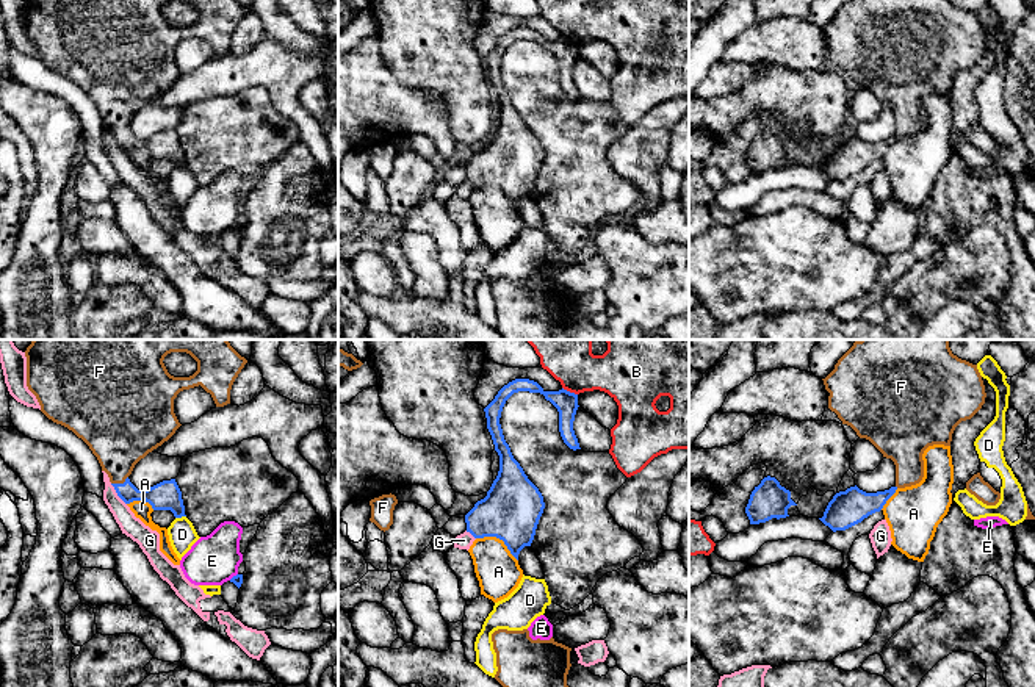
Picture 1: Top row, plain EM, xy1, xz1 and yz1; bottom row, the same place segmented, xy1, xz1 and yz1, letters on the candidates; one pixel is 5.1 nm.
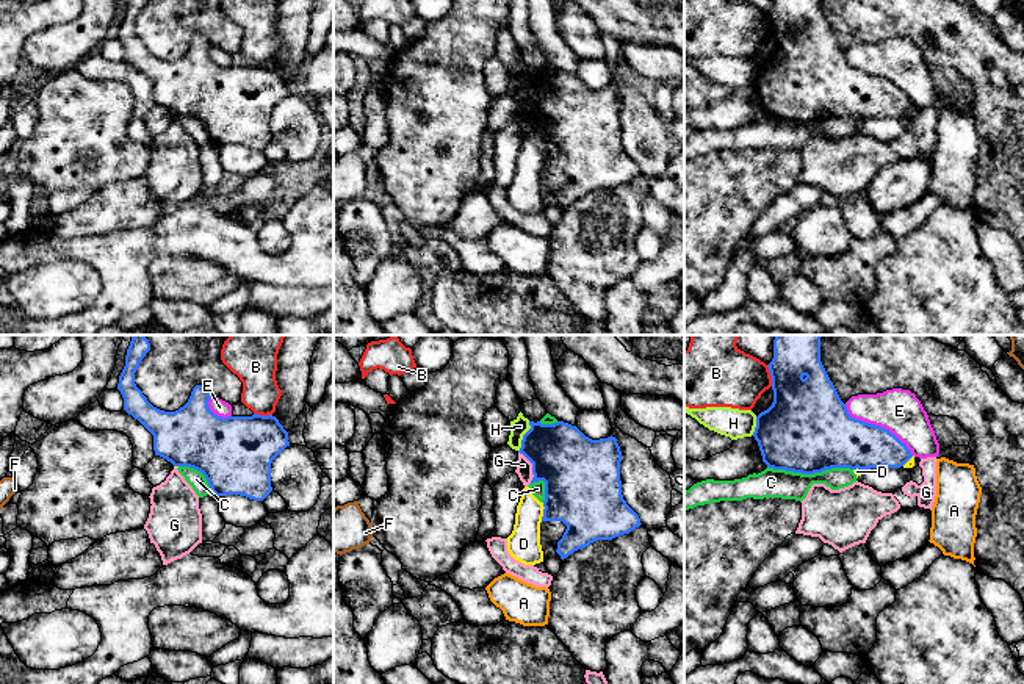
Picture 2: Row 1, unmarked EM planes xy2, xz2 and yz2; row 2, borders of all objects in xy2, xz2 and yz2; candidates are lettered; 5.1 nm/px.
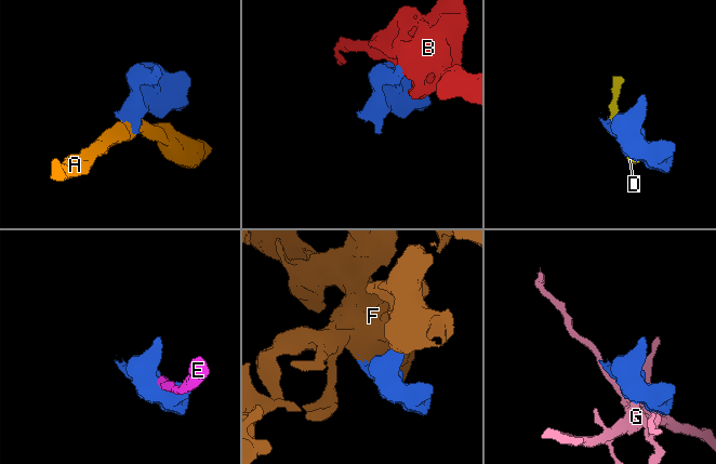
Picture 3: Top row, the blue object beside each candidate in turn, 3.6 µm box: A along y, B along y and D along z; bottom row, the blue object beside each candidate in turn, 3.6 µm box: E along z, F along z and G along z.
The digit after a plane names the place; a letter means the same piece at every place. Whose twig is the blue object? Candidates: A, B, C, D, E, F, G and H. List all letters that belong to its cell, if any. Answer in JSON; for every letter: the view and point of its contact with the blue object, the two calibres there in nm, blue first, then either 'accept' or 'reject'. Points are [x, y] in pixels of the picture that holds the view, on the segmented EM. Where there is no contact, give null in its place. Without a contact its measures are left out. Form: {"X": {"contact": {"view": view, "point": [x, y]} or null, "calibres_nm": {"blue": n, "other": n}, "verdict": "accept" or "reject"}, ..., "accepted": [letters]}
{"A": {"contact": {"view": "xz1", "point": [500, 539]}, "calibres_nm": {"blue": 300, "other": 220}, "verdict": "reject"}, "B": {"contact": {"view": "yz2", "point": [771, 376]}, "calibres_nm": {"blue": 340, "other": 320}, "verdict": "reject"}, "C": {"contact": {"view": "yz2", "point": [810, 473]}, "calibres_nm": {"blue": 440, "other": 150}, "verdict": "reject"}, "D": {"contact": {"view": "xz2", "point": [544, 512]}, "calibres_nm": {"blue": 400, "other": 170}, "verdict": "reject"}, "E": {"contact": {"view": "yz2", "point": [877, 426]}, "calibres_nm": {"blue": 300, "other": 220}, "verdict": "reject"}, "F": {"contact": {"view": "xy1", "point": [119, 484]}, "calibres_nm": {"blue": 150, "other": 320}, "verdict": "accept"}, "G": {"contact": {"view": "xz2", "point": [533, 467]}, "calibres_nm": {"blue": 380, "other": 80}, "verdict": "reject"}, "H": {"contact": {"view": "xz2", "point": [523, 437]}, "calibres_nm": {"blue": 320, "other": 90}, "verdict": "reject"}, "accepted": ["F"]}

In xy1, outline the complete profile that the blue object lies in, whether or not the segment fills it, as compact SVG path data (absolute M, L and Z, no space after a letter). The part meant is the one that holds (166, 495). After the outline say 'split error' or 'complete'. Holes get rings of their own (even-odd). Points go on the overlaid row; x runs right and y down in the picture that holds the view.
M33 340L25 357L27 387L41 412L89 446L125 504L146 501L153 510L186 516L175 479L138 490L128 476L141 459L182 426L174 413L174 399L180 391L200 385L216 407L230 404L232 385L247 360L227 340ZM171 352L189 354L197 361L197 371L189 377L171 376L163 363Z | split error

